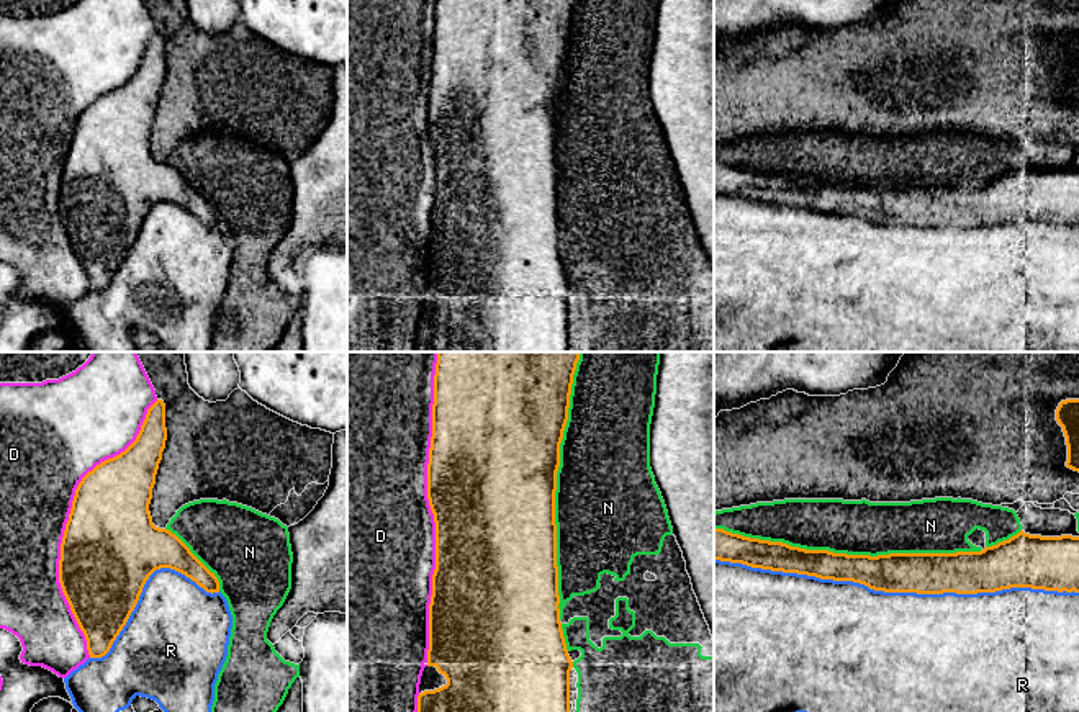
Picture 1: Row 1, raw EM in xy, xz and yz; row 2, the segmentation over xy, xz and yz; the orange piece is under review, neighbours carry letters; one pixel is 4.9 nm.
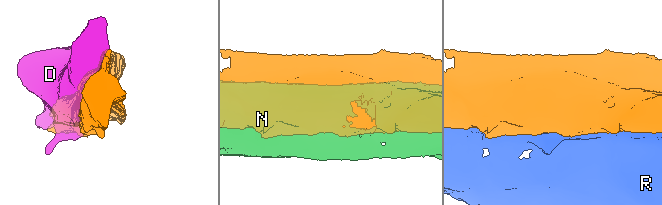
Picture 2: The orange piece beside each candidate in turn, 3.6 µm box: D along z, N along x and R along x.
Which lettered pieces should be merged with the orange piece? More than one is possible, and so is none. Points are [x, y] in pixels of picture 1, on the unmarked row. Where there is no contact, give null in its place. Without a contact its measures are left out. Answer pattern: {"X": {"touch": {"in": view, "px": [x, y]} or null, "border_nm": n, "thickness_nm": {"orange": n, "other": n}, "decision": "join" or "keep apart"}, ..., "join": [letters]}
{"D": {"touch": {"in": "xz", "px": [433, 146]}, "border_nm": 1450, "thickness_nm": {"orange": 500, "other": 500}, "decision": "keep apart"}, "N": {"touch": {"in": "yz", "px": [848, 189]}, "border_nm": 1300, "thickness_nm": {"orange": 190, "other": 280}, "decision": "keep apart"}, "R": {"touch": {"in": "yz", "px": [896, 225]}, "border_nm": 1800, "thickness_nm": {"orange": 200, "other": 500}, "decision": "keep apart"}, "join": []}

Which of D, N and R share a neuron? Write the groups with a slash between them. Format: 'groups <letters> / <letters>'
groups D / N / R

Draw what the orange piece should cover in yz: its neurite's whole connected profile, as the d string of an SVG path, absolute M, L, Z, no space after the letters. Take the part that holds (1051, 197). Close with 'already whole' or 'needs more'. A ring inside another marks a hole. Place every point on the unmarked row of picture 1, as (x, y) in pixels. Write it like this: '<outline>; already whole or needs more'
M714 162L714 193L853 214L884 226L977 228L1010 221L1079 226L1079 170L1020 164L981 185L846 188Z; already whole

